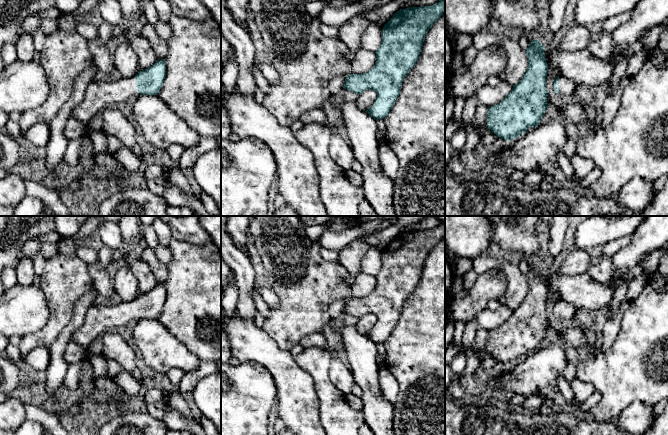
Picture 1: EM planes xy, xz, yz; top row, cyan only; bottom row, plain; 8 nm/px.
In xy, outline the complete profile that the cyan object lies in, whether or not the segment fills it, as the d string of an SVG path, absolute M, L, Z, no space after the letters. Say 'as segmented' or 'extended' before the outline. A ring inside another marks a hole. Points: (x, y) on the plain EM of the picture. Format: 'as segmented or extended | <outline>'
extended | M161 283L133 301L118 305L93 304L86 312L84 323L71 335L69 342L88 348L107 328L124 326L139 319L158 319L165 301L166 287Z

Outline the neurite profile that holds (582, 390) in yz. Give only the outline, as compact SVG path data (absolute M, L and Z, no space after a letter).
M574 378L570 383L573 393L580 402L585 402L595 392L594 387L587 383Z

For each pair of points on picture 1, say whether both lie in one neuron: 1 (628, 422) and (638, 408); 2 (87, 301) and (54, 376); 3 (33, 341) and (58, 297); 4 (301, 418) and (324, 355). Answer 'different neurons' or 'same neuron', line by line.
1: same neuron
2: same neuron
3: same neuron
4: different neurons

